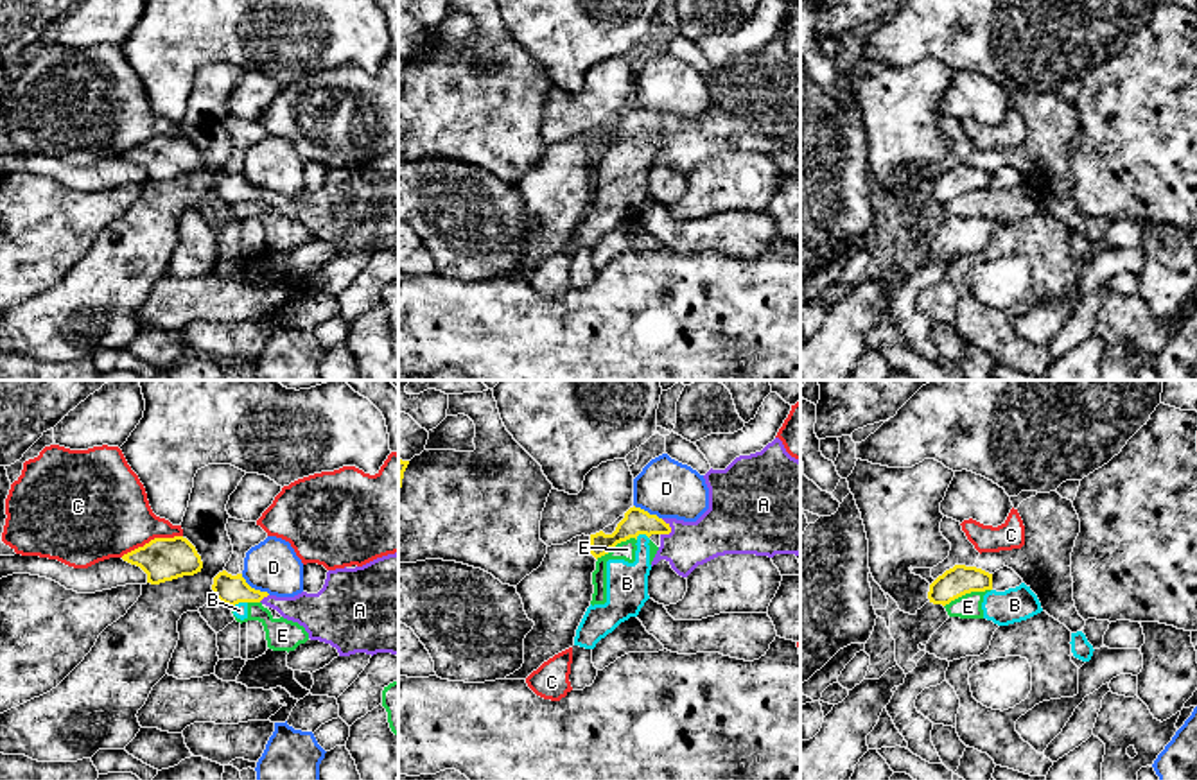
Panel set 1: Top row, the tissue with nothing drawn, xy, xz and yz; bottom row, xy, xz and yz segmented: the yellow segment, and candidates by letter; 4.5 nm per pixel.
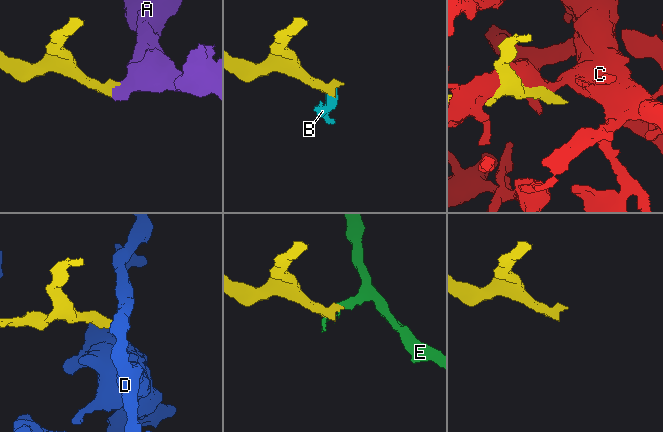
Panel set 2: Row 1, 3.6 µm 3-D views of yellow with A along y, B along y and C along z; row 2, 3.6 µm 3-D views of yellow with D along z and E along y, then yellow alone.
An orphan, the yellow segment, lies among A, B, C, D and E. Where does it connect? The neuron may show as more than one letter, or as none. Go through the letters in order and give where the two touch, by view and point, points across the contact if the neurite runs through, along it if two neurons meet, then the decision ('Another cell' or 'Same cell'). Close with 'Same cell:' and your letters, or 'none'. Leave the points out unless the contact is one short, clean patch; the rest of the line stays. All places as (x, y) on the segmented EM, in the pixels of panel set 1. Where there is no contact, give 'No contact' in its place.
A: Touches yellow at xz (670, 528). Path across: xz (636, 520), (670, 528), (725, 528). Same cell
B: Touches yellow at xz (643, 533). Boundary: xz (636, 537), (645, 535), (648, 538). Another cell
C: Touches yellow at xy (151, 540). Another cell
D: Touches yellow at xy (253, 589). Boundary: xy (241, 574), (252, 587), (270, 594). Another cell
E: Touches yellow at yz (966, 592). Boundary: yz (989, 589), (966, 592), (944, 606). Another cell
Same cell: A

